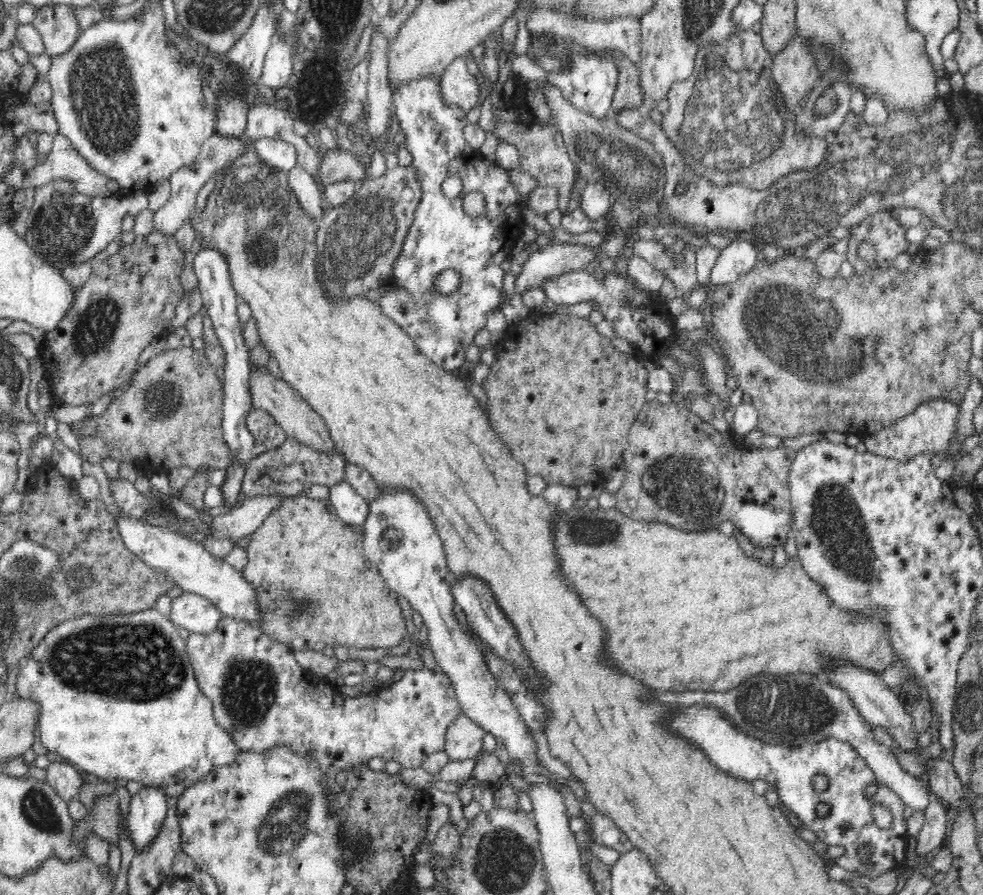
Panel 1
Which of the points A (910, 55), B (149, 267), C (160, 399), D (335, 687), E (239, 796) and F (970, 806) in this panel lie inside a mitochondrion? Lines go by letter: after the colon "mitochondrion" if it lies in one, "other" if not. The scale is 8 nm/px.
A: other
B: other
C: mitochondrion
D: other
E: other
F: other

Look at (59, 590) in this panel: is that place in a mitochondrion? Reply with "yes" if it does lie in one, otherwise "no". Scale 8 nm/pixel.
yes

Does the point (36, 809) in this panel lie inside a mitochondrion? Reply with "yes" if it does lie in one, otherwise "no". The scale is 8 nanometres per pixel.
yes

